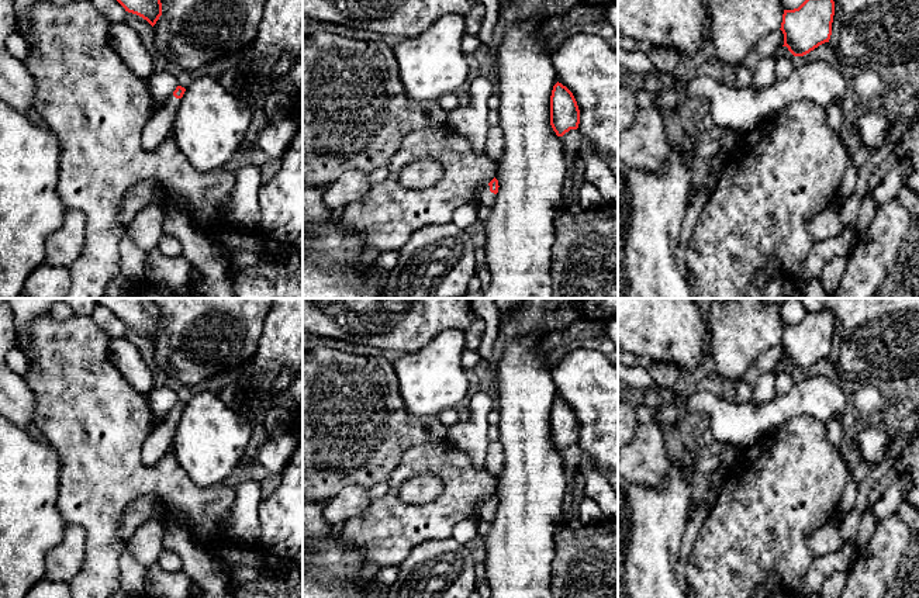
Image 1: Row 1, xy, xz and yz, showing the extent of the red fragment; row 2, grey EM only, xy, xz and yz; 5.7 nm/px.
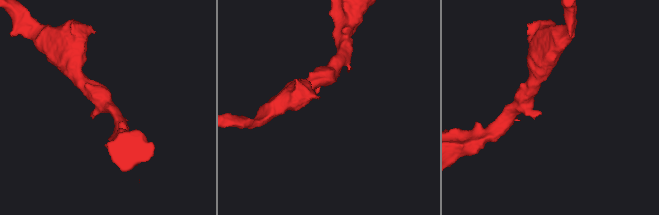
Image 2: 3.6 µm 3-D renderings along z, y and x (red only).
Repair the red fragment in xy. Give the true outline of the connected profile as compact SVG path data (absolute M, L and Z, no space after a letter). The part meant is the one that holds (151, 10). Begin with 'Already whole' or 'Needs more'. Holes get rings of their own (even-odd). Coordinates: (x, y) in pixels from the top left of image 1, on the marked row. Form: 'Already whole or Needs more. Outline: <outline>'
Already whole. Outline: M117 0L128 13L146 20L152 27L162 15L160 0Z

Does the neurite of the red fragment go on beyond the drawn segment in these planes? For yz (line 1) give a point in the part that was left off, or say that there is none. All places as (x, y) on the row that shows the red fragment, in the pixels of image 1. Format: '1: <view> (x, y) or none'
1: none

